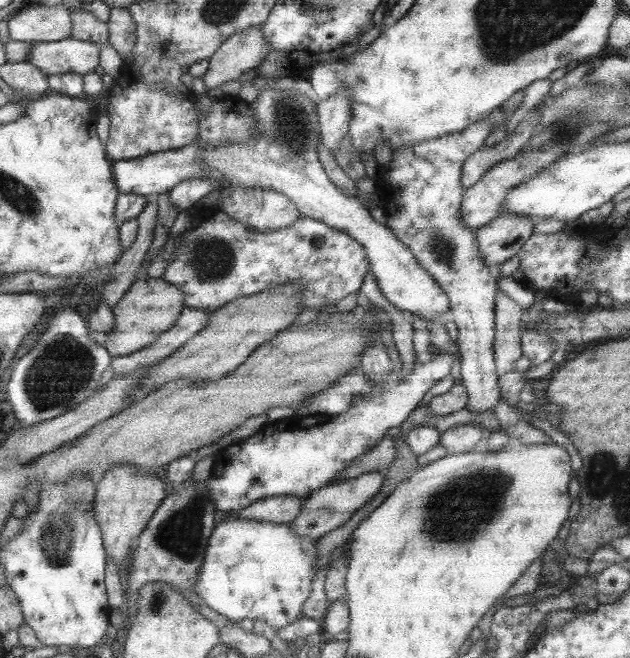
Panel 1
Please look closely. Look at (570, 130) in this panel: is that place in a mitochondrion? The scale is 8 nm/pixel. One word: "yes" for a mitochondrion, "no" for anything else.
yes

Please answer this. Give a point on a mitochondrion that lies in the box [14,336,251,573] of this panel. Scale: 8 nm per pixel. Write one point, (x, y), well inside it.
(176, 534)

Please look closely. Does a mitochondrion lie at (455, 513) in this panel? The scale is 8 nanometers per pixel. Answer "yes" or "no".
yes

